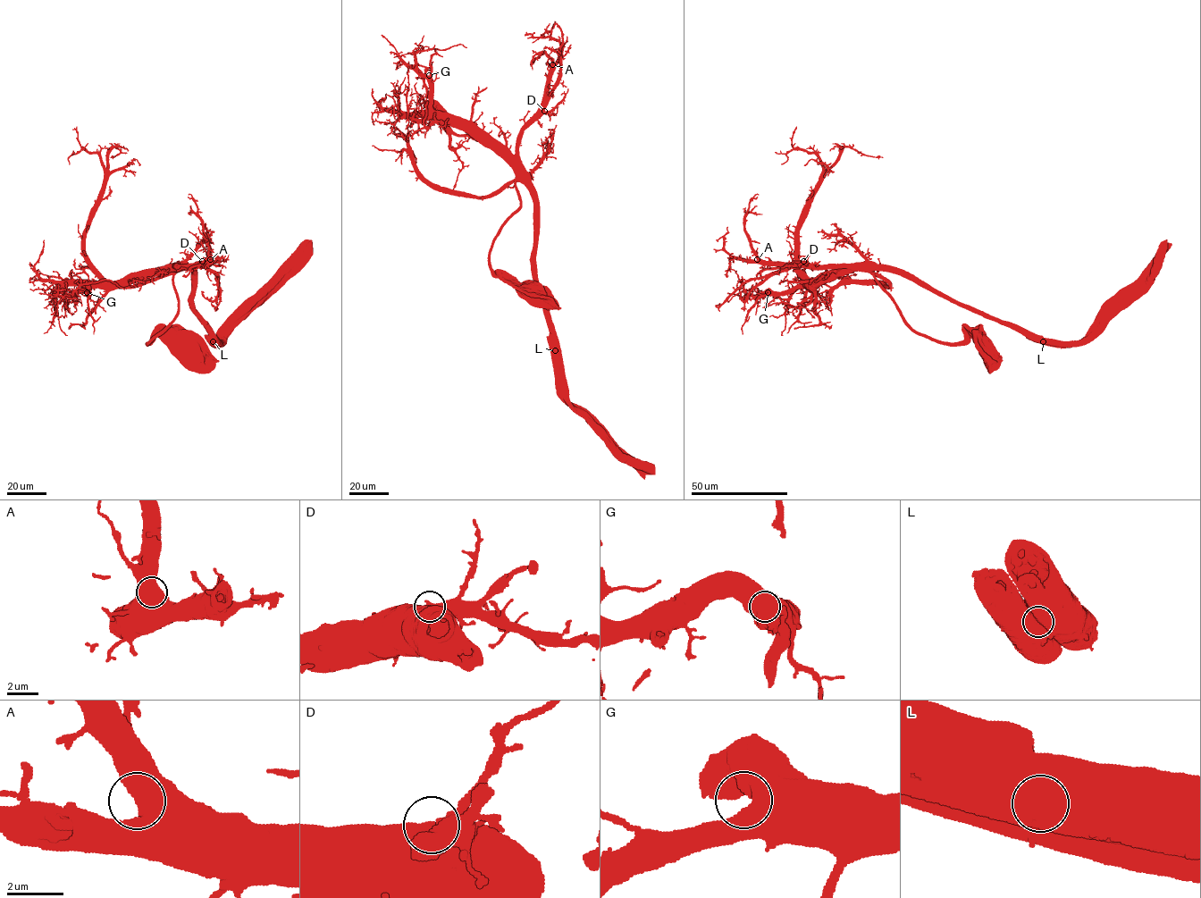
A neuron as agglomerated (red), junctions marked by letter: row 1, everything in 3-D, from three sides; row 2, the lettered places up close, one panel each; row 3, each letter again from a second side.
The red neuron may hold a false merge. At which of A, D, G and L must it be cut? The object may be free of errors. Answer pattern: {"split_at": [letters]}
{"split_at": ["L"]}

